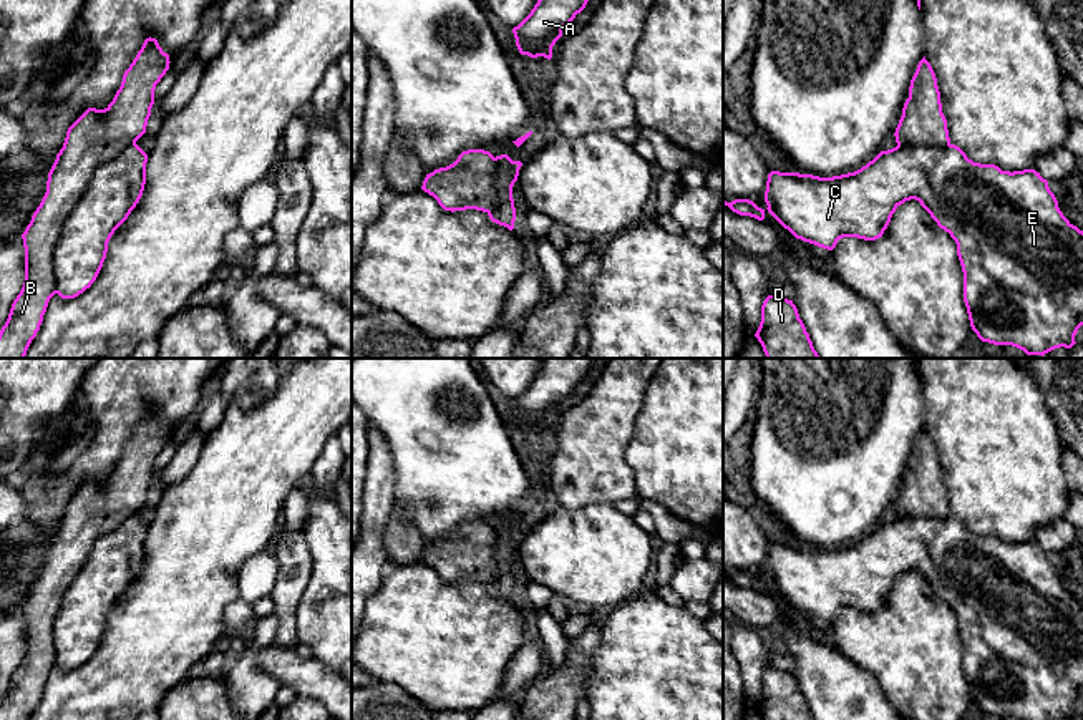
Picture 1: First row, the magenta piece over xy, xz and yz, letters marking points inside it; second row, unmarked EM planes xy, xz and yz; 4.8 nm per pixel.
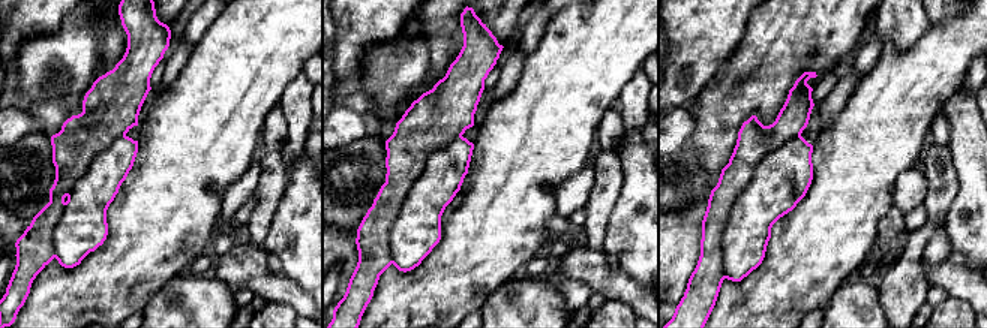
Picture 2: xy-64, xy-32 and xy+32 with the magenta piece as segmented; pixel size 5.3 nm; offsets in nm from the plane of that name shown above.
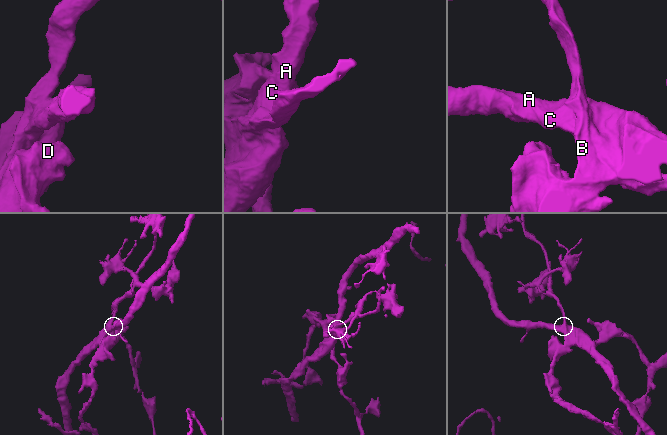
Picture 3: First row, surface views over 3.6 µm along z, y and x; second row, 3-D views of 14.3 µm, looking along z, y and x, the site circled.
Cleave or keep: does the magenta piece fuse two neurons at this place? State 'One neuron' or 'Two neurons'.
One neuron

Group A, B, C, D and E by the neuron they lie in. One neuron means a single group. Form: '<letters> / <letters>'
A B C D E

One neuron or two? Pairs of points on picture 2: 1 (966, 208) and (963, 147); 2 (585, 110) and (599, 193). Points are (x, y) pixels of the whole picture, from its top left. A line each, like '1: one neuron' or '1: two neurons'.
1: one neuron
2: two neurons

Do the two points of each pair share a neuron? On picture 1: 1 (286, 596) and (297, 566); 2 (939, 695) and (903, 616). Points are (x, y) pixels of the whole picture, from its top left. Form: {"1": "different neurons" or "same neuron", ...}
{"1": "same neuron", "2": "same neuron"}

